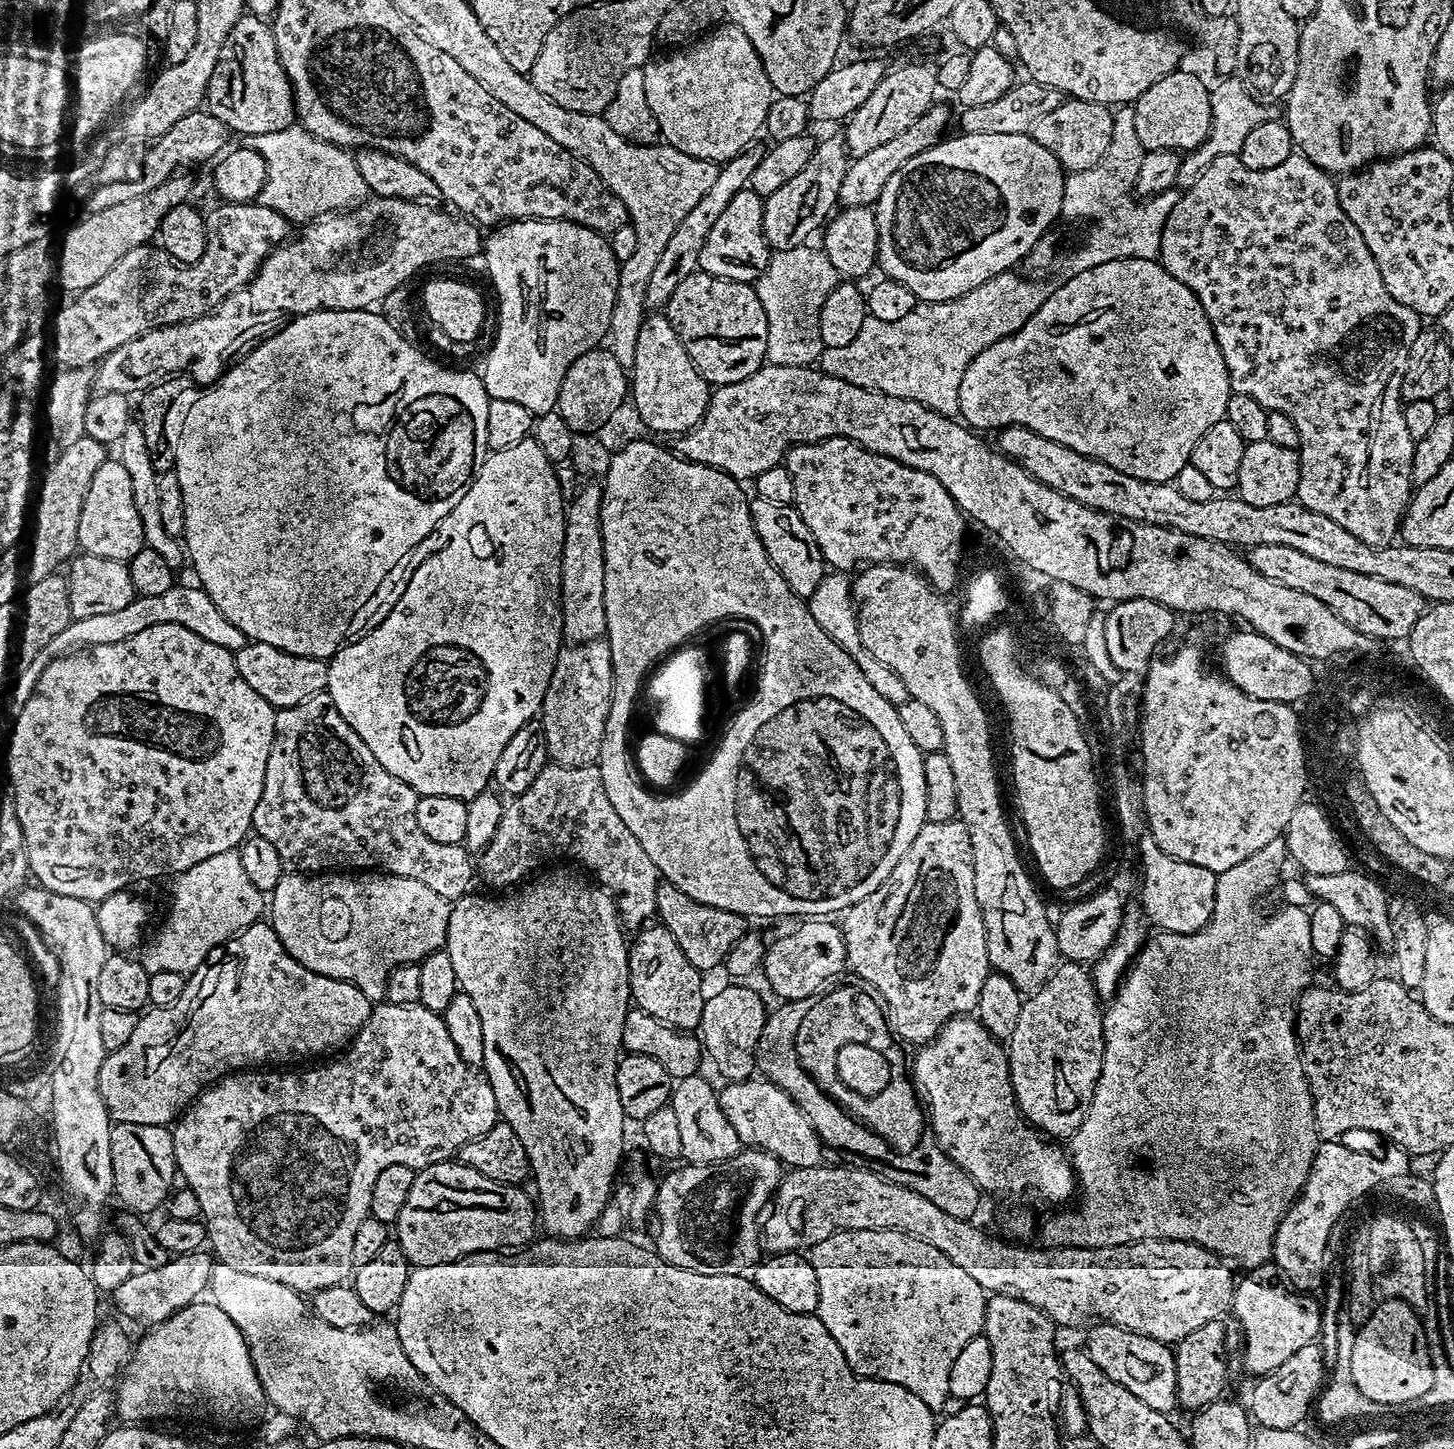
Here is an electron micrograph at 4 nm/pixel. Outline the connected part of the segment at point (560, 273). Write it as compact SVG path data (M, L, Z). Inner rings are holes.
M510 220L499 226L493 227L492 232L487 233L486 239L482 244L482 261L488 267L488 276L492 279L492 288L496 291L496 300L500 303L500 317L496 320L496 337L492 340L492 349L484 356L484 372L482 371L482 379L484 381L484 389L489 394L489 397L498 399L498 400L509 400L510 402L518 402L525 406L533 406L532 404L544 404L540 406L548 406L553 403L556 389L562 386L562 378L566 378L566 370L568 367L574 363L578 358L582 358L582 354L586 354L592 348L597 347L601 343L600 339L603 341L608 335L608 327L610 326L610 314L614 310L614 298L616 297L616 291L618 290L618 278L620 277L620 264L614 258L612 253L612 245L601 233L590 230L586 226L581 224L575 224L574 222L566 222L565 220Z

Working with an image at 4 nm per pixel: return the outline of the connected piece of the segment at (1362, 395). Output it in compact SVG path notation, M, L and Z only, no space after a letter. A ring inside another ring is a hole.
M1294 154L1286 158L1286 162L1282 162L1282 166L1274 166L1274 170L1250 170L1241 162L1239 155L1214 158L1214 162L1210 162L1210 166L1206 166L1204 173L1196 179L1194 186L1187 188L1181 195L1170 214L1162 234L1158 260L1166 271L1178 278L1178 282L1186 285L1200 300L1224 355L1232 391L1254 398L1267 408L1269 413L1281 412L1292 419L1292 424L1300 435L1300 481L1295 499L1318 514L1326 514L1326 518L1338 522L1342 530L1350 530L1354 538L1375 548L1382 548L1391 545L1395 541L1392 539L1397 539L1404 513L1407 512L1408 503L1414 495L1414 441L1406 426L1403 411L1388 412L1387 406L1384 405L1384 391L1391 384L1393 387L1409 352L1416 345L1416 339L1422 335L1422 317L1414 310L1402 306L1402 302L1398 302L1390 294L1390 290L1386 290L1382 274L1378 270L1378 262L1374 262L1358 226L1354 226L1354 222L1350 222L1350 218L1342 210L1336 186L1337 181L1329 173L1323 172L1303 154Z

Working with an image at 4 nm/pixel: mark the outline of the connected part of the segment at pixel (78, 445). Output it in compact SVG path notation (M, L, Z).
M83 436L74 442L74 446L59 449L58 455L60 457L49 466L44 481L41 484L39 481L34 496L34 515L30 520L32 553L28 556L29 581L53 575L59 569L56 568L59 564L64 566L71 561L78 548L78 518L82 518L82 502L86 502L86 490L90 490L90 482L98 472L98 466L109 459L110 452L102 442Z

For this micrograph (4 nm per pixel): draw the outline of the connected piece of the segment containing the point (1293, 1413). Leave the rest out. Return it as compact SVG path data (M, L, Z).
M1319 1343L1302 1346L1298 1354L1286 1358L1278 1370L1261 1376L1255 1381L1250 1412L1263 1427L1295 1428L1307 1421L1308 1411L1313 1411L1318 1397L1326 1383L1326 1363Z

